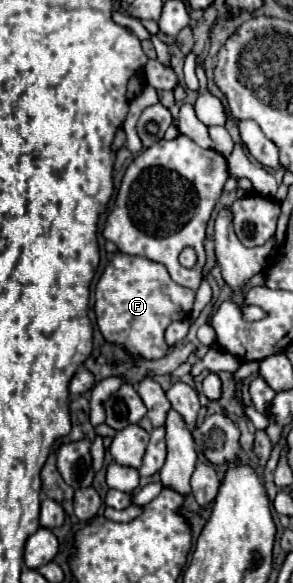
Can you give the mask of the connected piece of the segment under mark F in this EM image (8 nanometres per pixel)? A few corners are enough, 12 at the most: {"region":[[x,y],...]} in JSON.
{"region":[[122,252],[94,294],[102,336],[132,356],[166,354],[166,326],[194,292]]}

